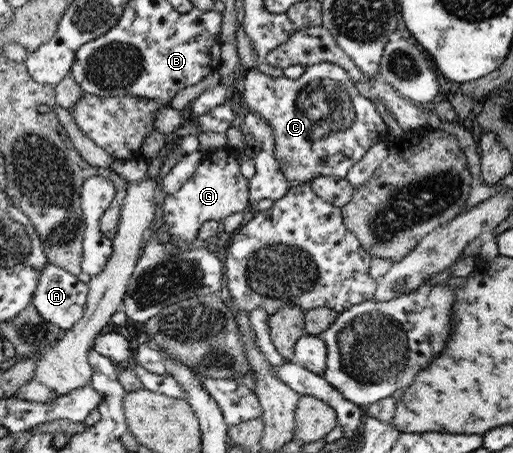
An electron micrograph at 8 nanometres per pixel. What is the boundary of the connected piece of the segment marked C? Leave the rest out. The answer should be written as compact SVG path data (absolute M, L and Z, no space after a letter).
M332 62L308 65L300 78L274 78L257 69L250 69L240 83L244 102L253 113L264 117L273 128L275 157L290 186L295 187L319 176L345 178L347 172L372 146L386 139L389 130L375 104L359 93L348 71Z

